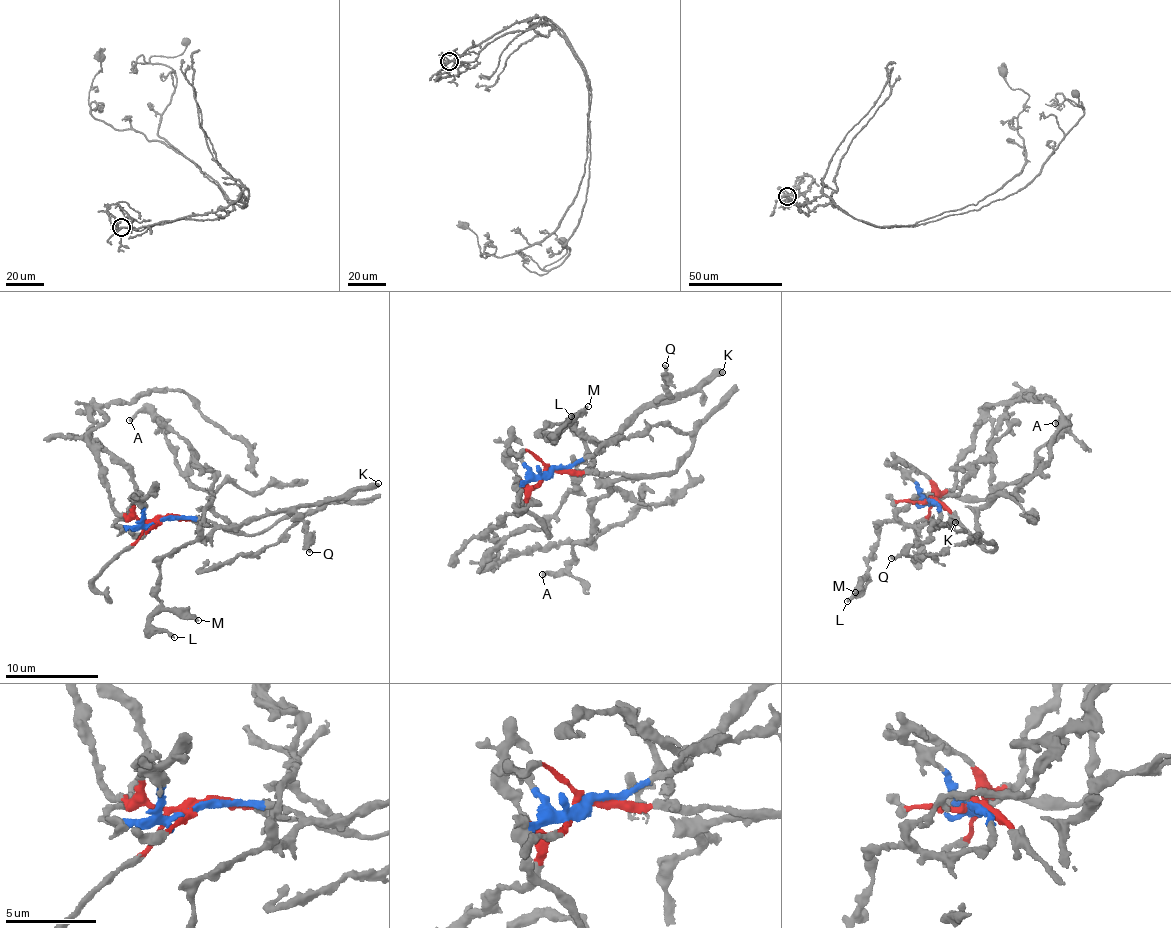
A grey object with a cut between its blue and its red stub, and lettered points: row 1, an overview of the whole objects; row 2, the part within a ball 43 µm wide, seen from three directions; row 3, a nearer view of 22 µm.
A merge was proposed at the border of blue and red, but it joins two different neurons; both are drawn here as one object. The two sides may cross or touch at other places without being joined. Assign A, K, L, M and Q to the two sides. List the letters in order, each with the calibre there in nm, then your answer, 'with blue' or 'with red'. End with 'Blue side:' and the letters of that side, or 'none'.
A: calibre 260 nm; with red
K: calibre 480 nm; with blue
L: calibre 280 nm; with blue
M: calibre 320 nm; with blue
Q: calibre 240 nm; with blue
Blue side: K, L, M, Q

